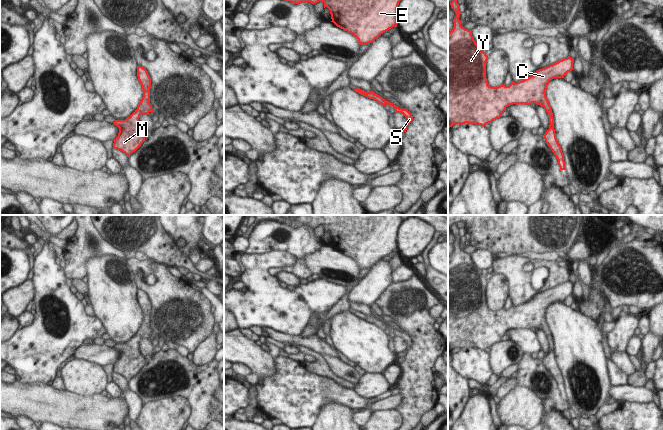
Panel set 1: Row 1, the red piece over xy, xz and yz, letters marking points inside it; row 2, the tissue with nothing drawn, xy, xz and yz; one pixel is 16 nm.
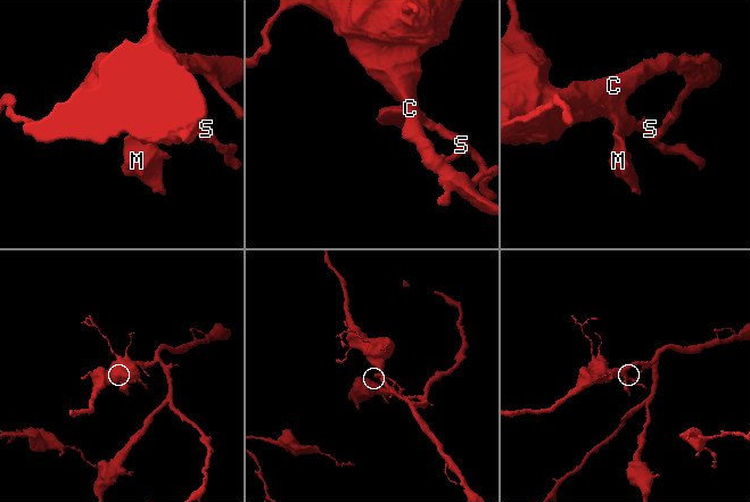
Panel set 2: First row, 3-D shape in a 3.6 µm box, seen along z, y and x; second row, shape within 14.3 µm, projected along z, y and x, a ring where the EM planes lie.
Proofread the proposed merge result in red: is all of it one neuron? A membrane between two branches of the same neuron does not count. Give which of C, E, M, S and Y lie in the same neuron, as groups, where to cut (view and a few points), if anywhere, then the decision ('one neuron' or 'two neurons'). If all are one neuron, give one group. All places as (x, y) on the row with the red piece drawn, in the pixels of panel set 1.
C E M S Y | no cut | one neuron

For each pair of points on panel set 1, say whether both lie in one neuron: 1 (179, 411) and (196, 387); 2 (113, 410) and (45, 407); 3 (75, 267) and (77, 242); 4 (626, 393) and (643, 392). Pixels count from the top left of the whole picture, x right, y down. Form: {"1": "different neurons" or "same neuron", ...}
{"1": "different neurons", "2": "same neuron", "3": "same neuron", "4": "same neuron"}

